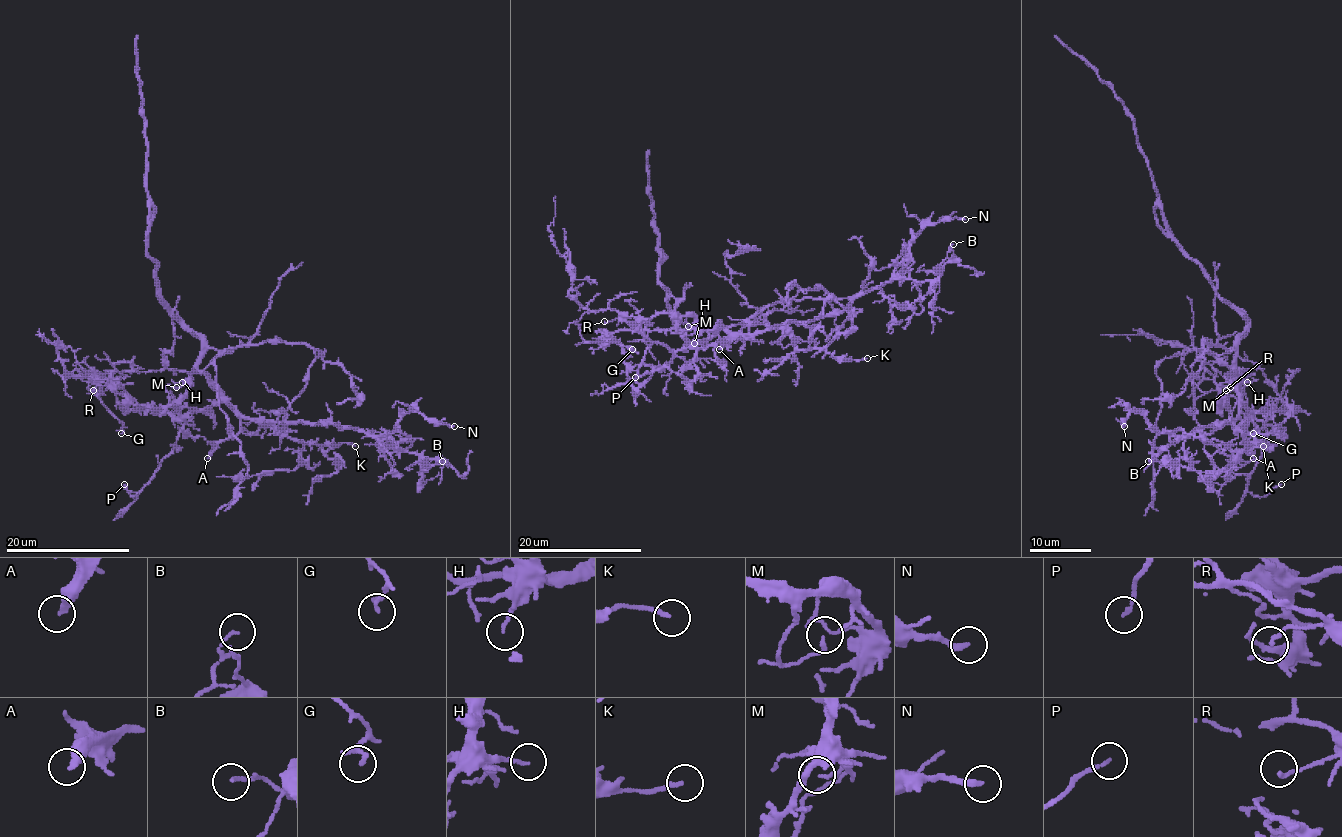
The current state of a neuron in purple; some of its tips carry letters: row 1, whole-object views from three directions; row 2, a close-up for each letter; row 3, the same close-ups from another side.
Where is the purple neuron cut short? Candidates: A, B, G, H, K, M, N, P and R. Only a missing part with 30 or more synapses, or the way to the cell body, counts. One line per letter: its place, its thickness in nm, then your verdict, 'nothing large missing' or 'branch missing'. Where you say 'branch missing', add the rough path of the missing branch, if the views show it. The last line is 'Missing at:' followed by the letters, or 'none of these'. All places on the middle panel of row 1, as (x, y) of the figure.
A: at (719, 349); 280 nm thick; branch missing; missing branch runs (719, 349), (708, 358), (708, 323), (725, 316)
B: at (953, 244); 120 nm thick; nothing large missing
G: at (632, 349); 120 nm thick; nothing large missing
H: at (694, 343); 130 nm thick; nothing large missing
K: at (867, 358); 160 nm thick; nothing large missing
M: at (688, 326); 80 nm thick; nothing large missing
N: at (965, 219); 240 nm thick; nothing large missing
P: at (635, 377); 140 nm thick; nothing large missing
R: at (604, 321); 100 nm thick; nothing large missing
Missing at: A

